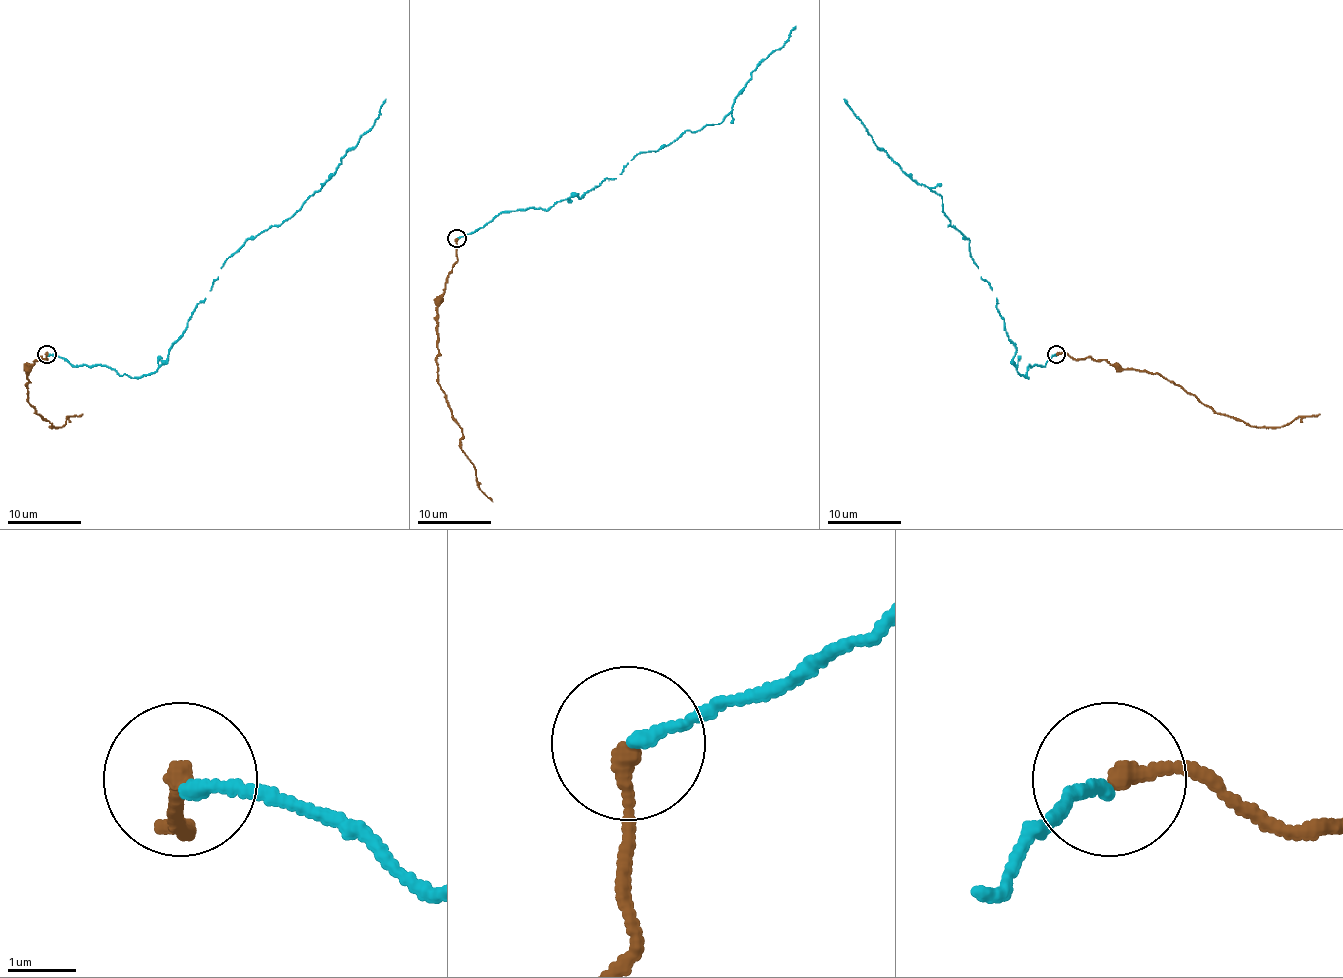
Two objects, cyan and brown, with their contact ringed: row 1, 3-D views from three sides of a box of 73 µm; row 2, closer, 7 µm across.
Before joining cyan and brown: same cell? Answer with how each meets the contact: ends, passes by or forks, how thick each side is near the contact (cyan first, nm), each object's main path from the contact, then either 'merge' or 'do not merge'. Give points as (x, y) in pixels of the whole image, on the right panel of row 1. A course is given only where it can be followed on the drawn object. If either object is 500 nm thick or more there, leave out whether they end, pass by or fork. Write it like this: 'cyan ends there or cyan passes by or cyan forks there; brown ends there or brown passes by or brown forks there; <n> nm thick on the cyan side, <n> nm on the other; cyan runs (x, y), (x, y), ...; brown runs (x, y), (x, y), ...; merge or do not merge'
cyan ends there; brown ends there; 180 nm thick on the cyan side, 260 nm on the other; cyan runs (1056, 355), (1030, 364), (1028, 377), (1019, 374), (997, 298), (942, 197), (873, 141), (844, 99); brown runs (1056, 353), (1105, 359), (1126, 370), (1161, 374), (1216, 412), (1238, 418), (1247, 425), (1280, 427), (1319, 414); merge

